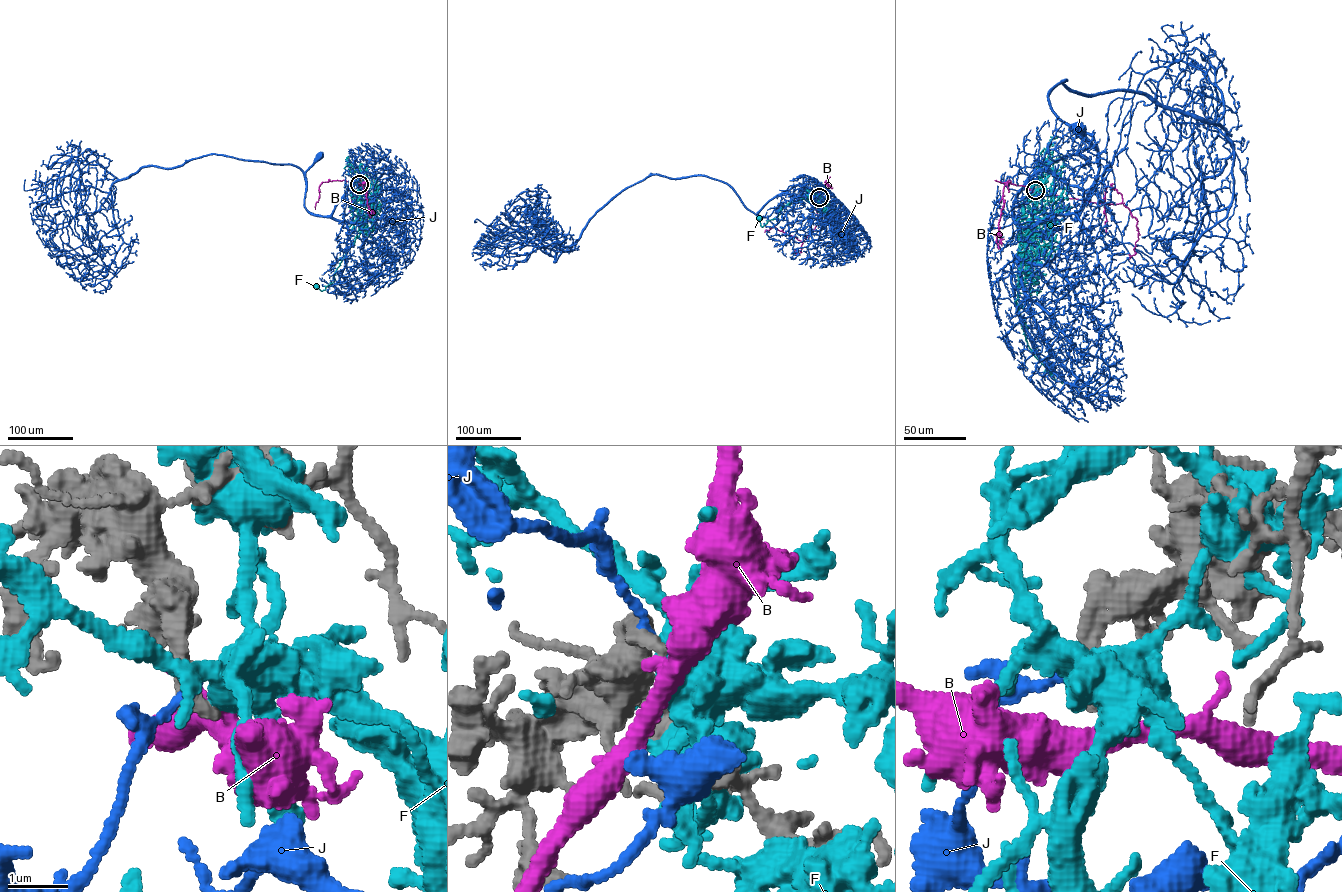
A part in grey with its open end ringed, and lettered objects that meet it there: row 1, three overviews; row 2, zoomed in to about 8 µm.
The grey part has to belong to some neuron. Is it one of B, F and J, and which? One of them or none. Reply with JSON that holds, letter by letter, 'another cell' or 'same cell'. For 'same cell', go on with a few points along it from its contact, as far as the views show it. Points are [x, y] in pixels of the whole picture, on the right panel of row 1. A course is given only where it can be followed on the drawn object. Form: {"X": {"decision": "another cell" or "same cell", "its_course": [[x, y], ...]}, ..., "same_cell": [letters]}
{"B": {"decision": "another cell"}, "F": {"decision": "another cell"}, "J": {"decision": "another cell"}, "same_cell": []}

